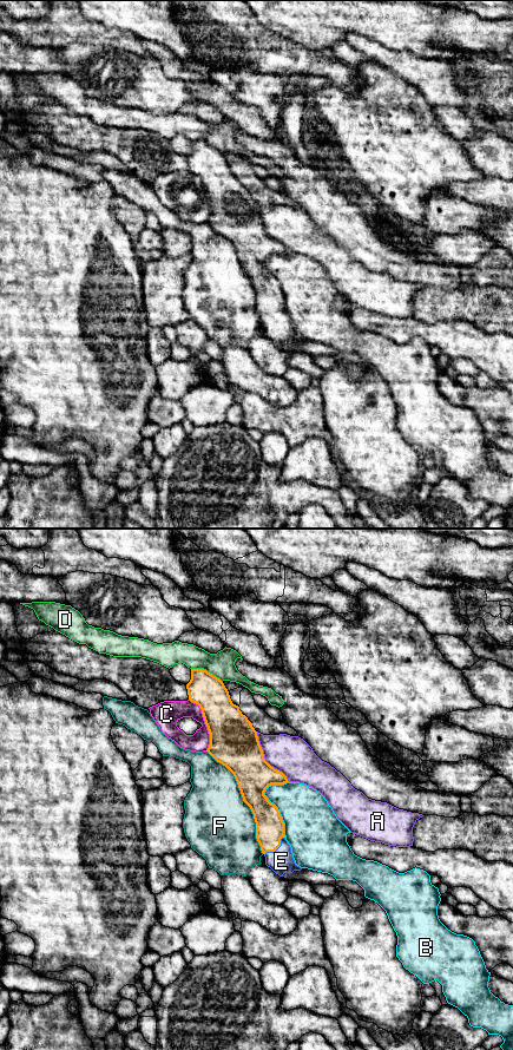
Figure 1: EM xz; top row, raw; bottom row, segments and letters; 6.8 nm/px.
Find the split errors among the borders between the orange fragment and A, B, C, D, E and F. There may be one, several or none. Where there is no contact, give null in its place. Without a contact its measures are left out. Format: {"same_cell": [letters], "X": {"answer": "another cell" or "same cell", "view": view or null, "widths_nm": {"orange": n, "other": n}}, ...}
{"same_cell": ["E"], "A": {"answer": "another cell", "view": "xz", "widths_nm": {"orange": 340, "other": 260}}, "B": {"answer": "another cell", "view": "xz", "widths_nm": {"orange": 240, "other": 320}}, "C": {"answer": "another cell", "view": "xz", "widths_nm": {"orange": 340, "other": 150}}, "D": {"answer": "another cell", "view": "xz", "widths_nm": {"orange": 220, "other": 180}}, "E": {"answer": "same cell", "view": "xz", "widths_nm": {"orange": 190, "other": 170}}, "F": {"answer": "another cell", "view": "xz", "widths_nm": {"orange": 240, "other": 480}}}

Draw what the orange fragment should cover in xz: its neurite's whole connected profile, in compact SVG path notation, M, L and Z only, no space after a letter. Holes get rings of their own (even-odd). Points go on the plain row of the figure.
M191 140L186 160L189 171L202 181L210 205L206 223L234 245L243 273L254 286L265 336L279 348L301 342L285 311L279 282L264 267L269 257L289 254L287 248L265 232L257 203L232 175L219 150L204 140Z

